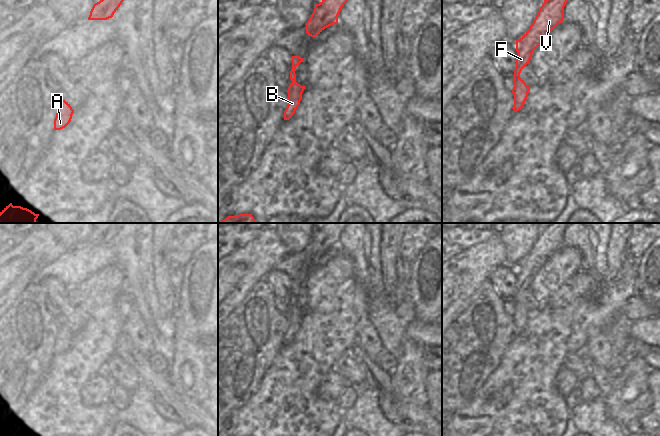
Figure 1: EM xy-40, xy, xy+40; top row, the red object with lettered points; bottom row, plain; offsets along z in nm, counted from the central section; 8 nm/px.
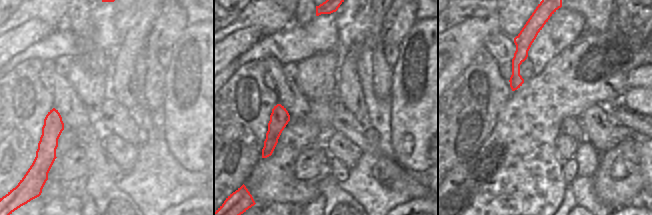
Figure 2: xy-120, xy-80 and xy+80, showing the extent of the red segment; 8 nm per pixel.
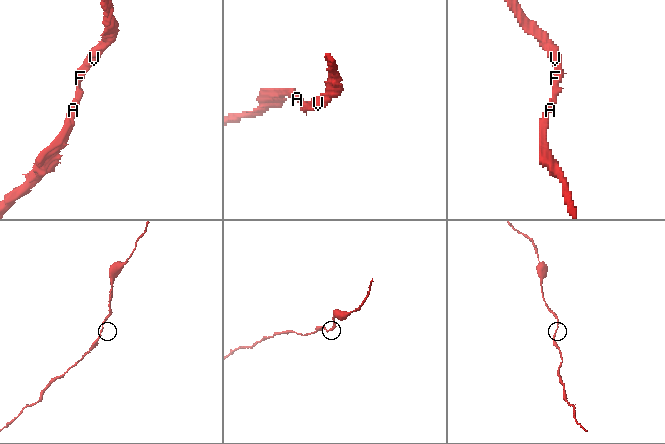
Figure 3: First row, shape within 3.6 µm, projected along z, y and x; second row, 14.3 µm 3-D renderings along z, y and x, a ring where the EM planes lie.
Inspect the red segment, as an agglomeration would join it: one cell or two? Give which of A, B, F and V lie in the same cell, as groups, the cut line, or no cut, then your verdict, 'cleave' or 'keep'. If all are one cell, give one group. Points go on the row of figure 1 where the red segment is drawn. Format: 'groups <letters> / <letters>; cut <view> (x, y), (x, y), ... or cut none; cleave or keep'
groups A B F V; cut none; keep

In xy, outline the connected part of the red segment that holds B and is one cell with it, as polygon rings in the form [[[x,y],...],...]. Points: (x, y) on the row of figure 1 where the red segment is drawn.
[[[292,56],[292,69],[290,71],[290,79],[292,83],[288,87],[288,105],[284,111],[284,120],[289,120],[295,113],[296,109],[300,105],[302,99],[302,93],[306,86],[301,86],[296,82],[296,67],[304,62],[304,58],[299,56]]]

